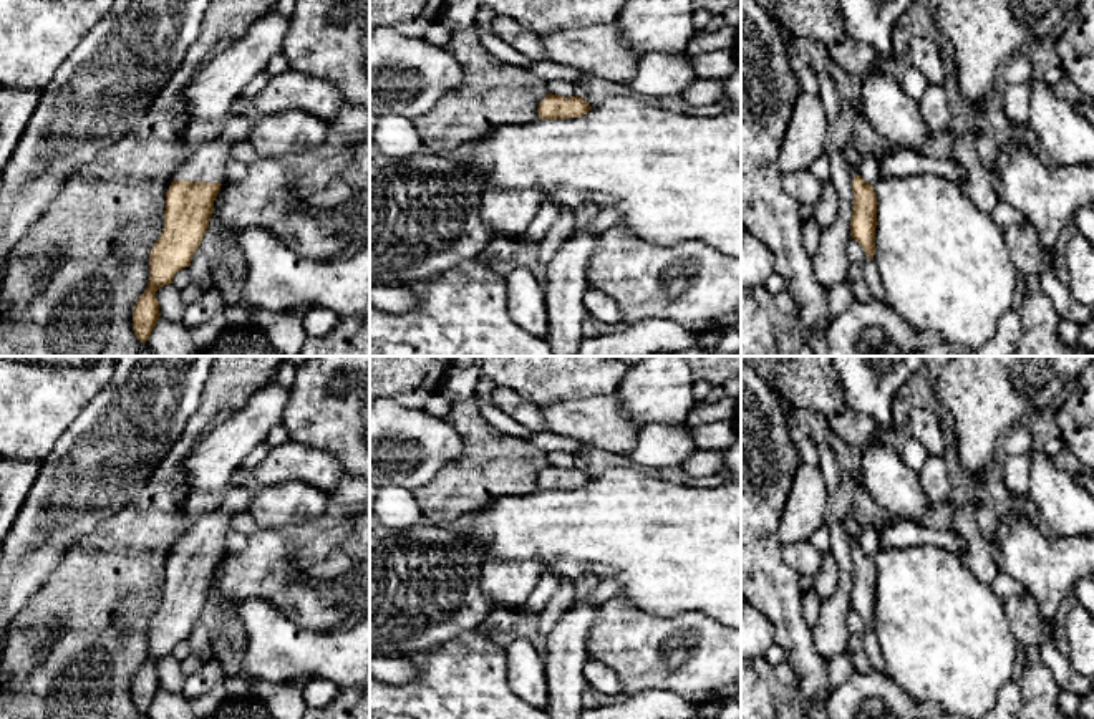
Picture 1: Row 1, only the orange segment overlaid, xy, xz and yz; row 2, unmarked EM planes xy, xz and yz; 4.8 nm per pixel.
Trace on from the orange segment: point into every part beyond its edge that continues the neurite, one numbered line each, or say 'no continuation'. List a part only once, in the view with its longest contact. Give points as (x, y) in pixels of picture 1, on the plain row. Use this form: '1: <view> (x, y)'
1: xy (208, 532)

